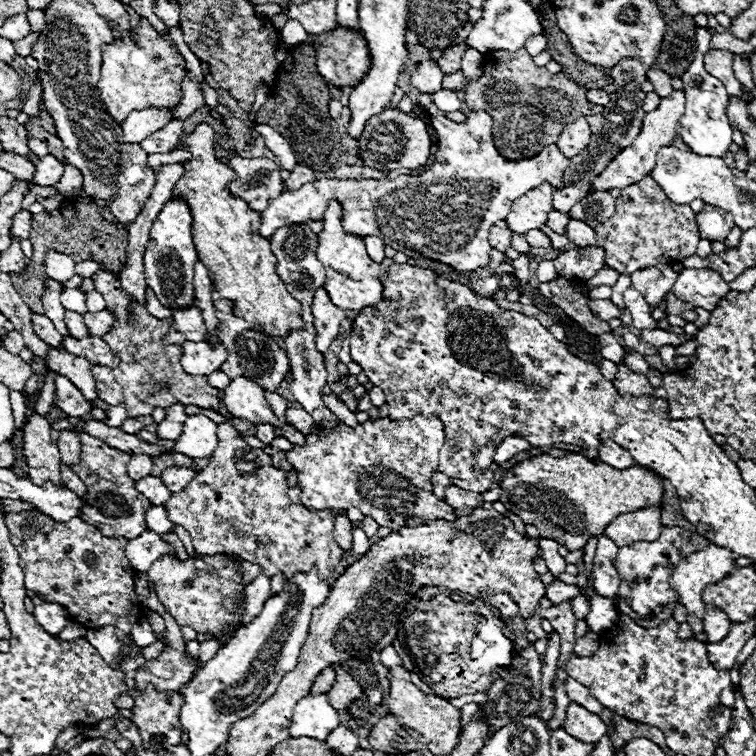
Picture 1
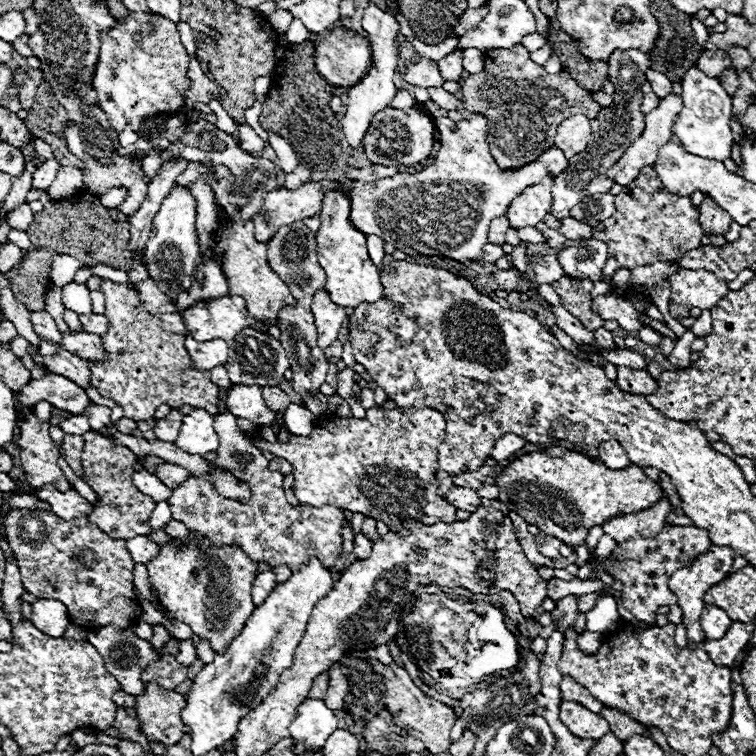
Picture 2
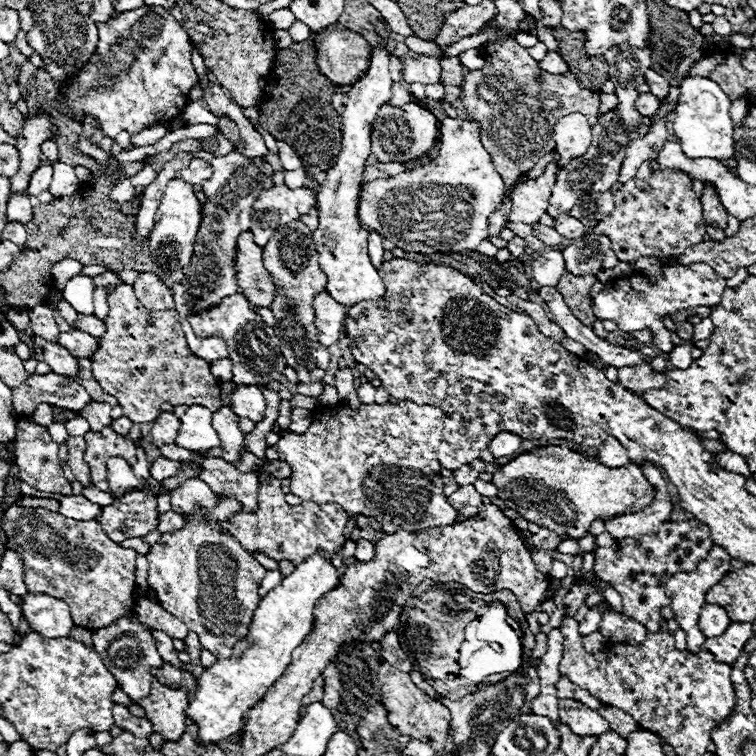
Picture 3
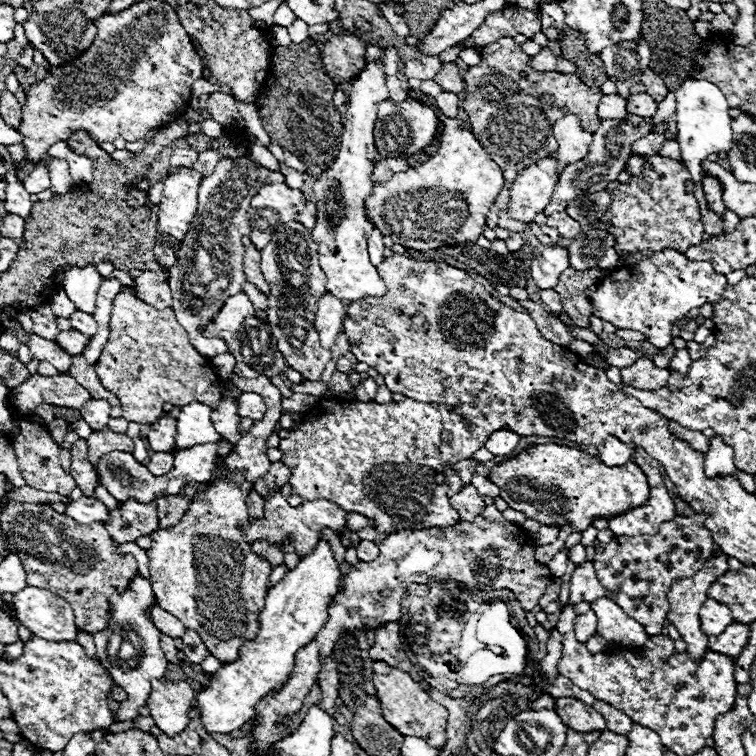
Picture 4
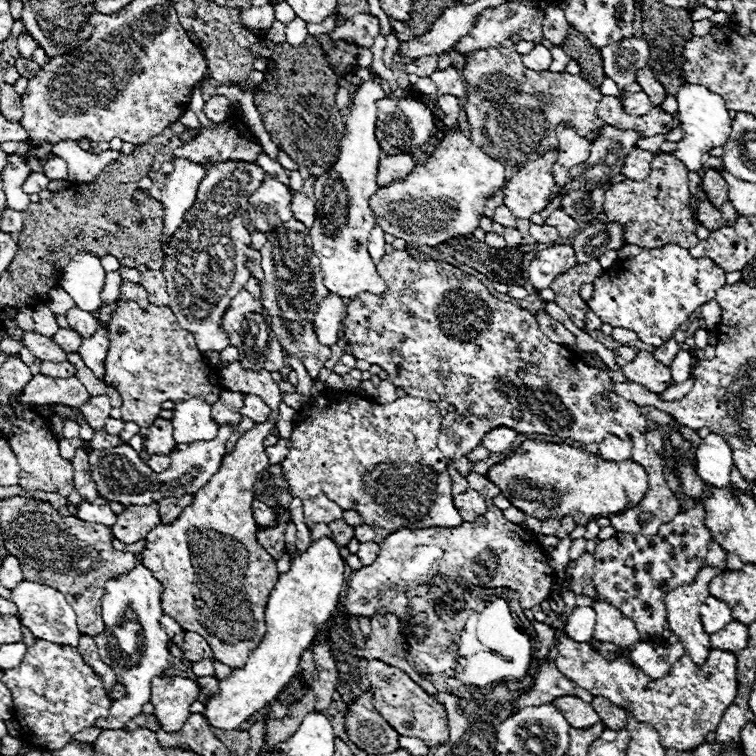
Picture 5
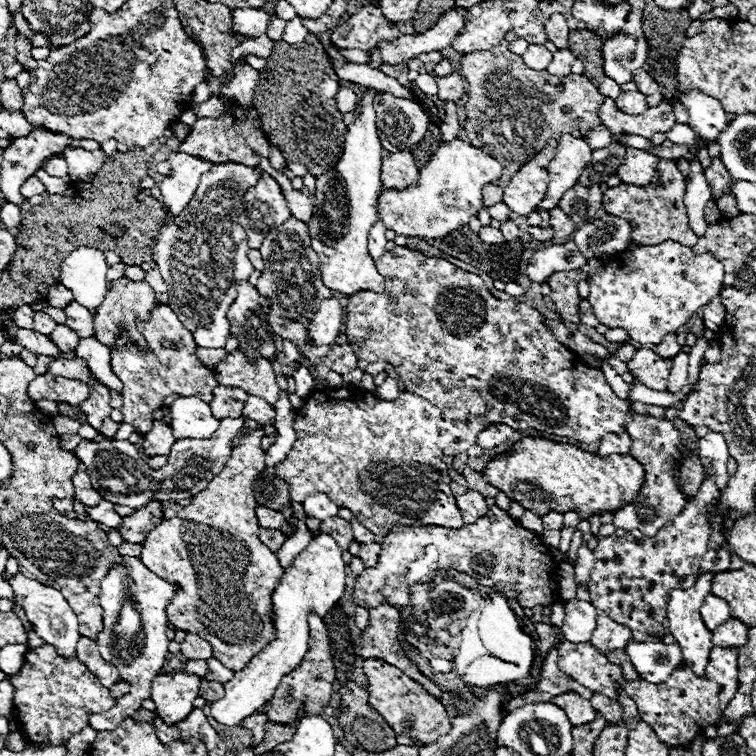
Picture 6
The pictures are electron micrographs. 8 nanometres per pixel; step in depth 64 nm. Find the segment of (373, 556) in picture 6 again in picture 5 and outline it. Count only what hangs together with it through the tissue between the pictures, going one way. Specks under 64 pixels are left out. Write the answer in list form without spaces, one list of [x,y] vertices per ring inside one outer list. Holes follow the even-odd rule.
[[[362,542],[360,550],[358,550],[358,558],[362,560],[364,566],[368,566],[378,558],[378,550],[380,550],[380,546],[376,542]]]

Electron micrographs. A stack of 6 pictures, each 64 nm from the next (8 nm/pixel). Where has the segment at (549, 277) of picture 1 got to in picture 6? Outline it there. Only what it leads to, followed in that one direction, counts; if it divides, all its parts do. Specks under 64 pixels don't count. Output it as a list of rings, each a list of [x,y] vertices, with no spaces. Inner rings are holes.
[[[568,240],[566,244],[554,244],[550,248],[538,250],[532,254],[528,266],[526,266],[526,276],[532,282],[546,282],[552,272],[560,270],[576,270],[586,264],[586,258],[580,256],[574,240]]]

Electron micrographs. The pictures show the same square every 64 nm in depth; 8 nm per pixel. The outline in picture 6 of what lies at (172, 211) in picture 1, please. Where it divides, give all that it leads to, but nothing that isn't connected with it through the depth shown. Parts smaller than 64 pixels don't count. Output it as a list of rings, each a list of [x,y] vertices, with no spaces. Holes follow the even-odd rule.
[[[172,152],[168,154],[168,164],[172,166],[172,170],[170,176],[162,180],[160,192],[164,206],[170,208],[172,216],[178,216],[178,212],[182,212],[184,206],[192,200],[200,176],[208,172],[212,162],[184,152]]]

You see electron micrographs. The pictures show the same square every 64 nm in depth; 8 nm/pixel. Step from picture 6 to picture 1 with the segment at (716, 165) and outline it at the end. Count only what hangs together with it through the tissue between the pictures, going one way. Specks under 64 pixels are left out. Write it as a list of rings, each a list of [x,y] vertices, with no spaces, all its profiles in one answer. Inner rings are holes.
[[[704,204],[704,208],[698,212],[698,228],[700,228],[700,238],[706,238],[710,242],[714,240],[724,240],[726,234],[732,230],[734,220],[728,216],[728,212]]]

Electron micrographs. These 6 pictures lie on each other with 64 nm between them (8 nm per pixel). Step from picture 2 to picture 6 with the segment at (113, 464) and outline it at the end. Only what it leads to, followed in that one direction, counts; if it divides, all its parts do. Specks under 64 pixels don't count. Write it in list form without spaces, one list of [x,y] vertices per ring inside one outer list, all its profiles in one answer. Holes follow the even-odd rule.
[[[154,500],[148,508],[138,508],[134,514],[124,516],[124,528],[120,528],[120,536],[126,542],[142,544],[152,528],[156,528],[164,520],[162,504]]]

